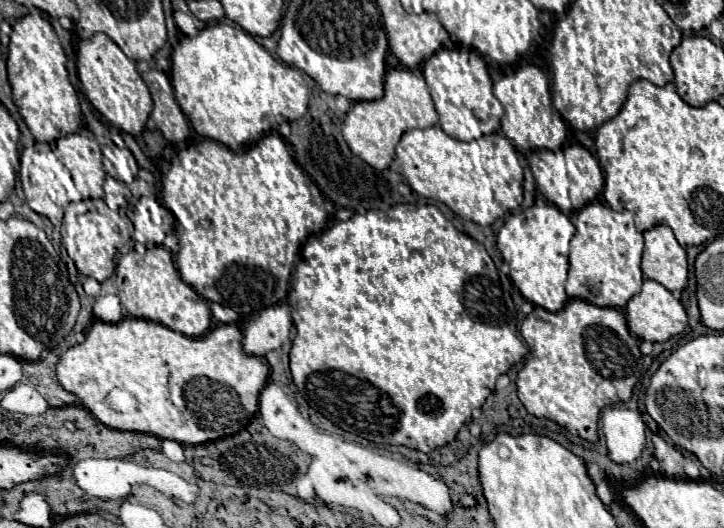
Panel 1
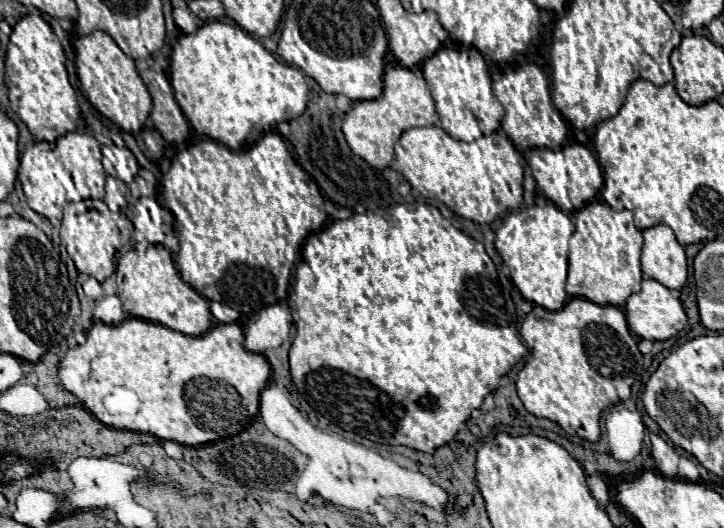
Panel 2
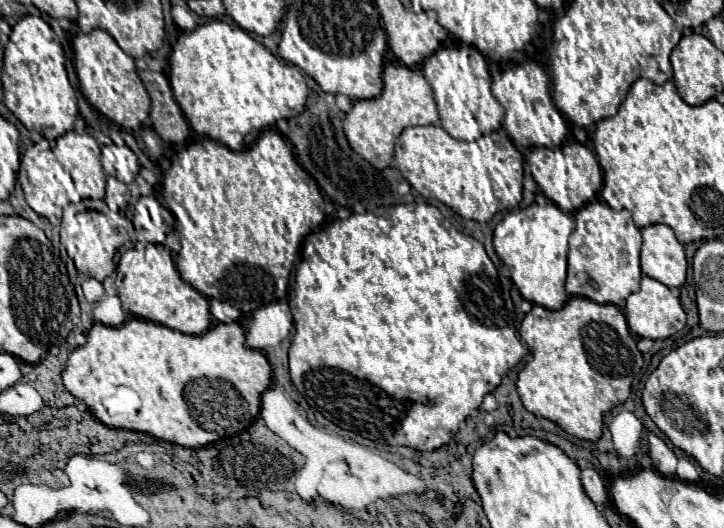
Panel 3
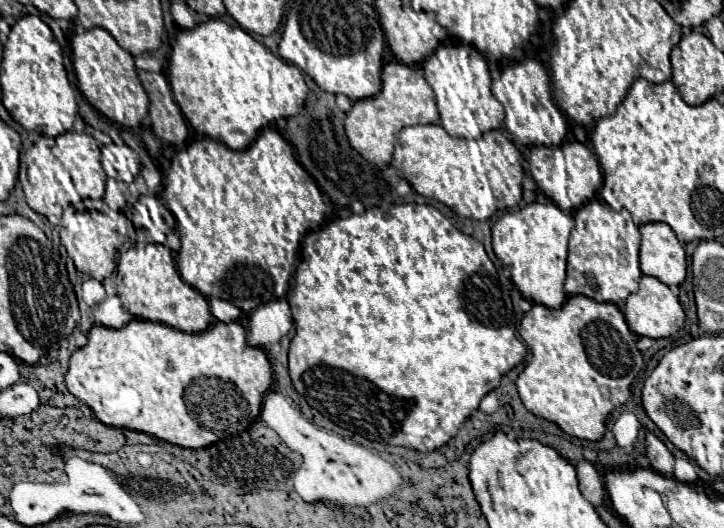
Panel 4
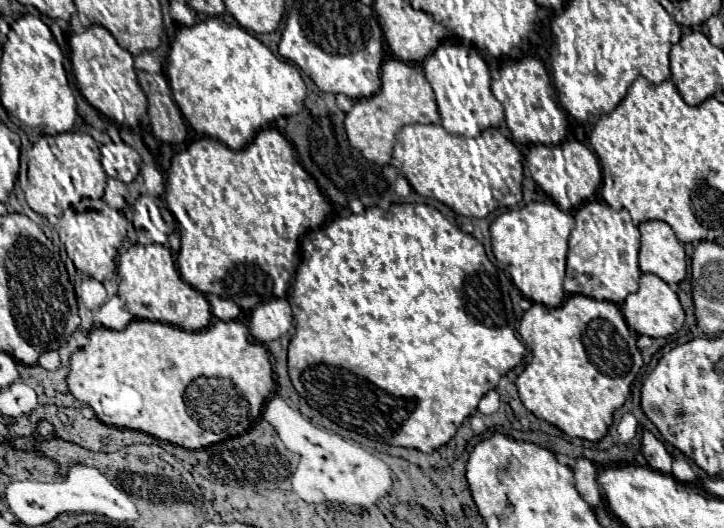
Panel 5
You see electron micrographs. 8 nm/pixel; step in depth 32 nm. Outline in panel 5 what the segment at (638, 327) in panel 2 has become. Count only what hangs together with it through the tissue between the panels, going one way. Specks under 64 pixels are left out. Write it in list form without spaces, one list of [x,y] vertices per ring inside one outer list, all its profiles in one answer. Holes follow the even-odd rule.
[[[642,274],[638,292],[630,294],[624,302],[624,318],[626,318],[628,328],[634,330],[636,334],[644,334],[650,338],[662,338],[662,336],[674,334],[676,330],[682,328],[684,310],[680,306],[678,296],[672,292],[672,288],[666,282],[662,282],[654,274]]]

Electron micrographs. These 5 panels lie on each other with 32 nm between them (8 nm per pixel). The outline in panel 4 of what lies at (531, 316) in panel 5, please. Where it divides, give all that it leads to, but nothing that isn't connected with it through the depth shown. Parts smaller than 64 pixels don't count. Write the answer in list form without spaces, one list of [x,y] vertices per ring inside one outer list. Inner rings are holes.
[[[570,296],[558,310],[534,304],[532,310],[524,314],[518,334],[532,352],[532,360],[516,380],[518,394],[526,410],[558,424],[568,436],[592,442],[600,440],[608,414],[628,400],[630,384],[642,368],[642,354],[636,348],[636,336],[632,334],[630,338],[630,328],[618,306],[608,302],[602,304],[586,296]]]

